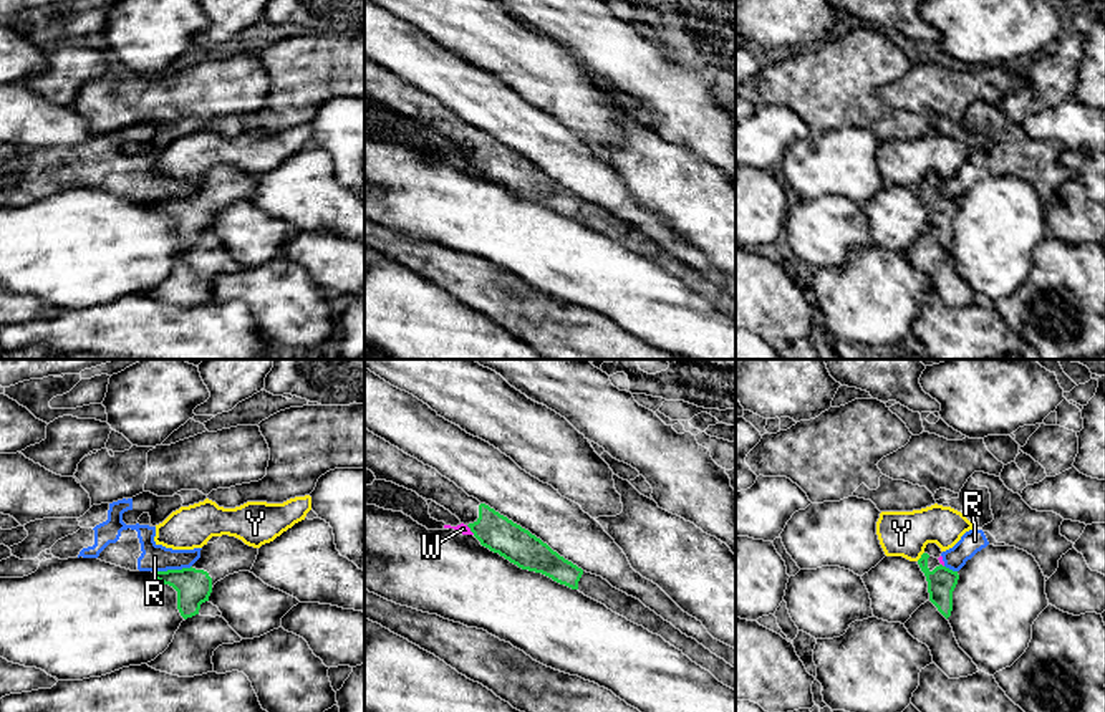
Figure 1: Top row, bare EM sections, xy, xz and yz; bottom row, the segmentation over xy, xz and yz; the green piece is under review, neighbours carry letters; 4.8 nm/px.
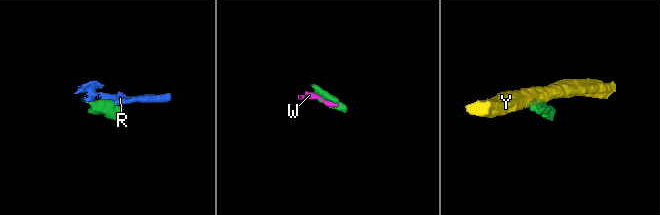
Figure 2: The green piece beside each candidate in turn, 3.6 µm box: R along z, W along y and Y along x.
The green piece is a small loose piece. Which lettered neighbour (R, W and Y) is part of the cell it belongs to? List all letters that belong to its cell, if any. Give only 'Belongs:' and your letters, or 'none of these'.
Belongs: none of these

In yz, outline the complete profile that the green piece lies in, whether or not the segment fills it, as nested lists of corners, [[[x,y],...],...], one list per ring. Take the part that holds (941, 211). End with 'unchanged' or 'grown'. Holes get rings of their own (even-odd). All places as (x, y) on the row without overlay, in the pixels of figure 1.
[[[928,182],[921,184],[918,194],[928,210],[929,230],[948,248],[953,240],[953,220],[959,209],[958,200],[943,195],[938,187]]]; grown

